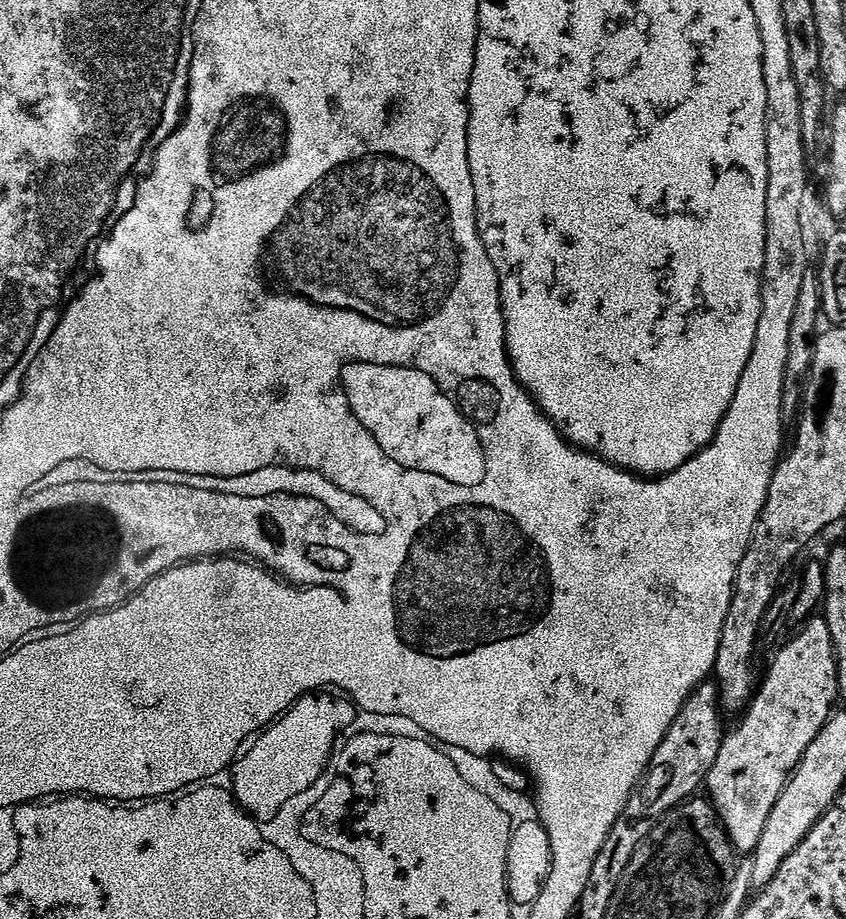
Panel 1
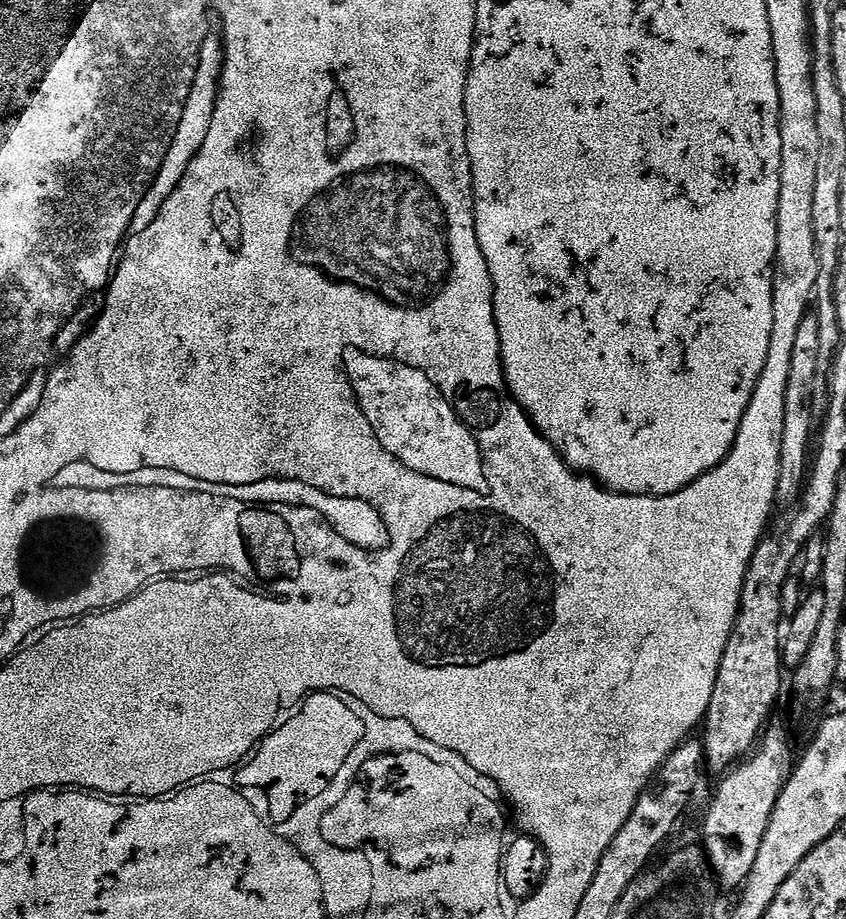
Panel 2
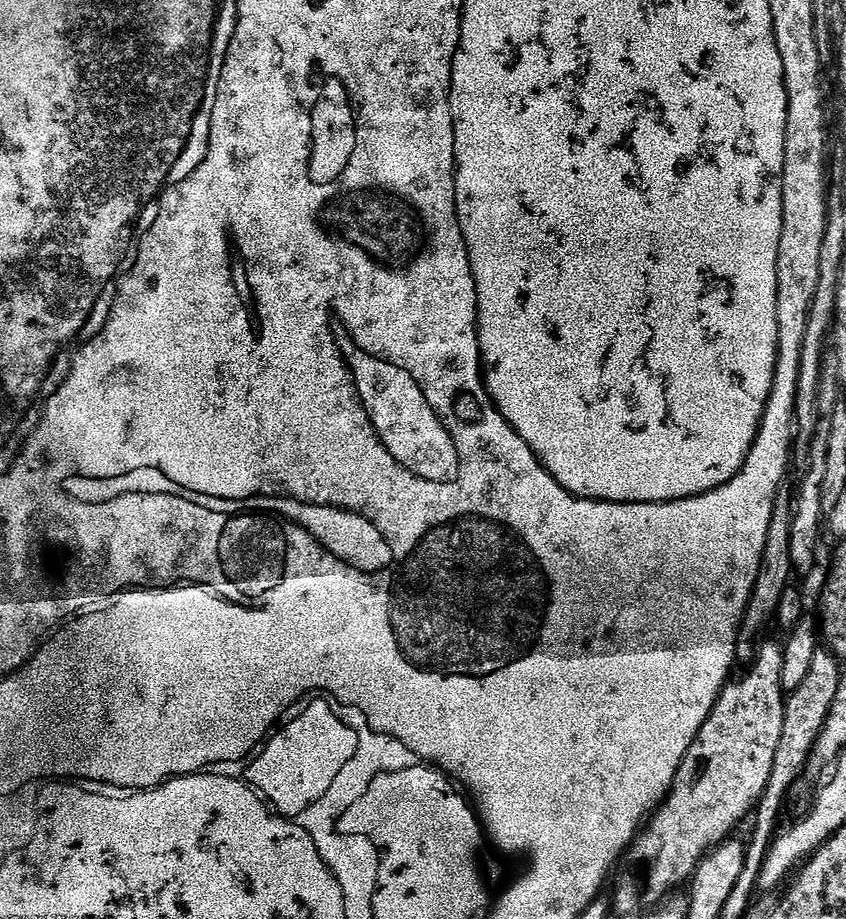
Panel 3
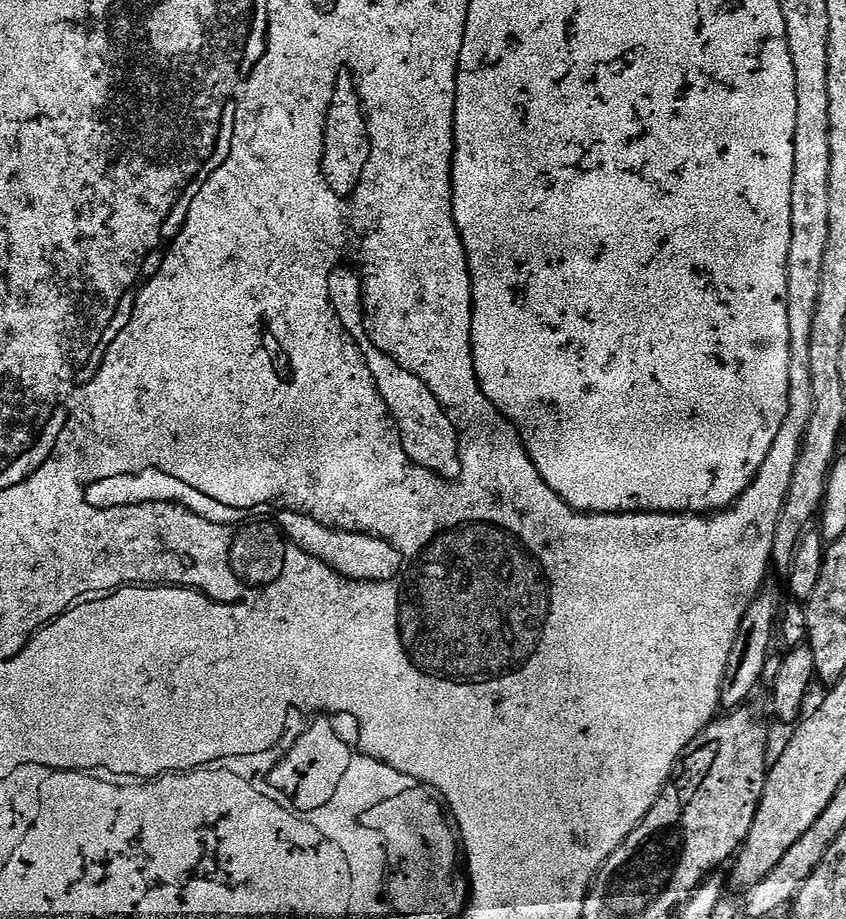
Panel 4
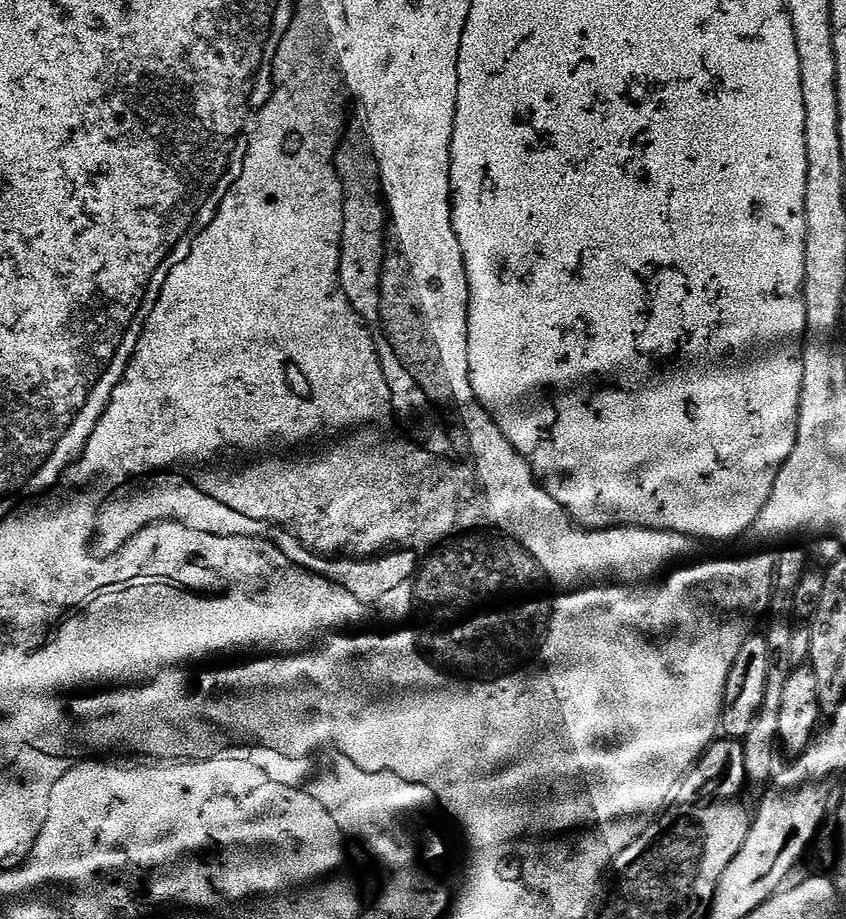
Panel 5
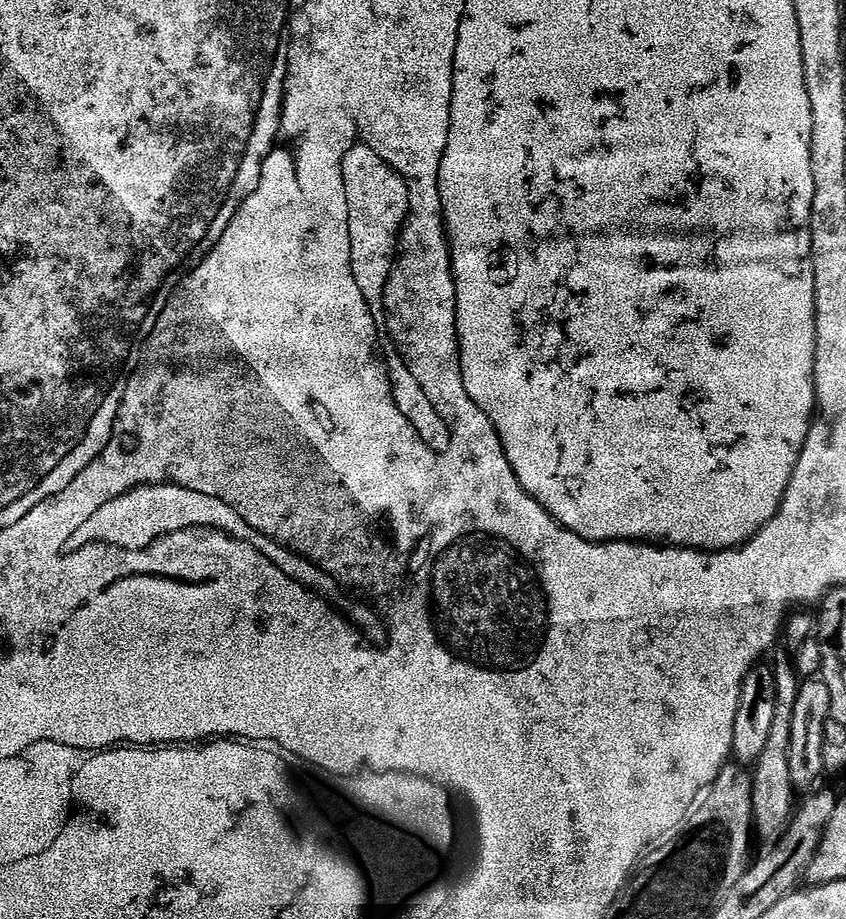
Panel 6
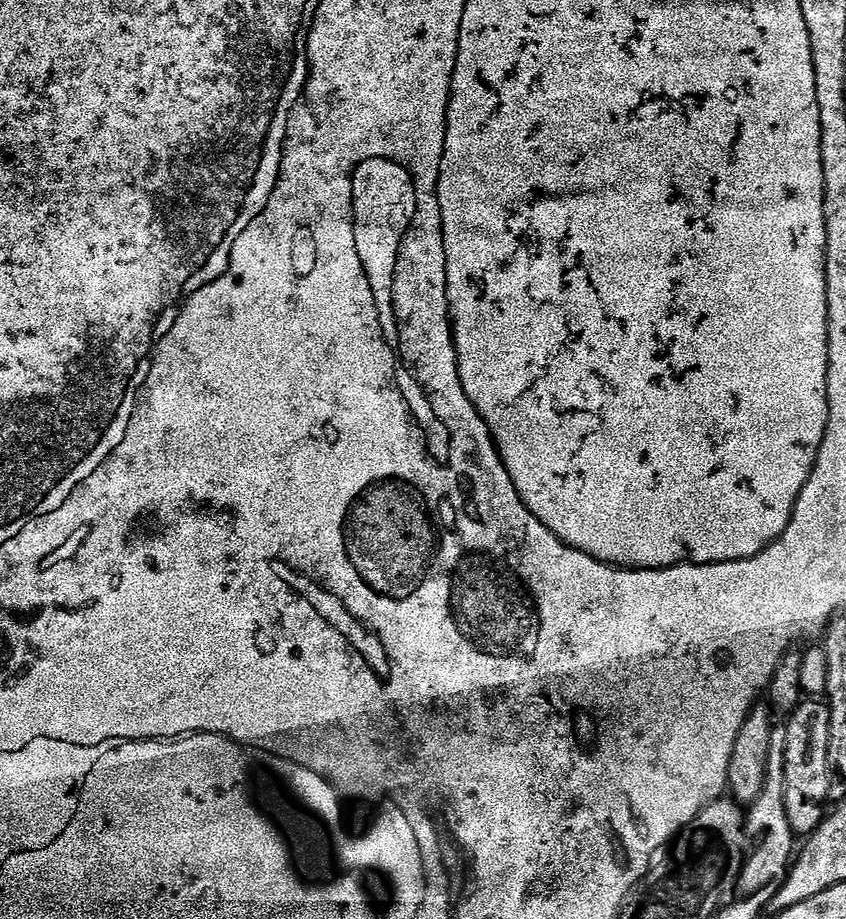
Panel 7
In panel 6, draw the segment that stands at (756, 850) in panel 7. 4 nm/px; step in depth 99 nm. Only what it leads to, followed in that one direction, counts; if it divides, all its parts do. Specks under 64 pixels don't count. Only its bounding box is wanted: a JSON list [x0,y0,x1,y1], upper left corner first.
[750,649,800,842]

